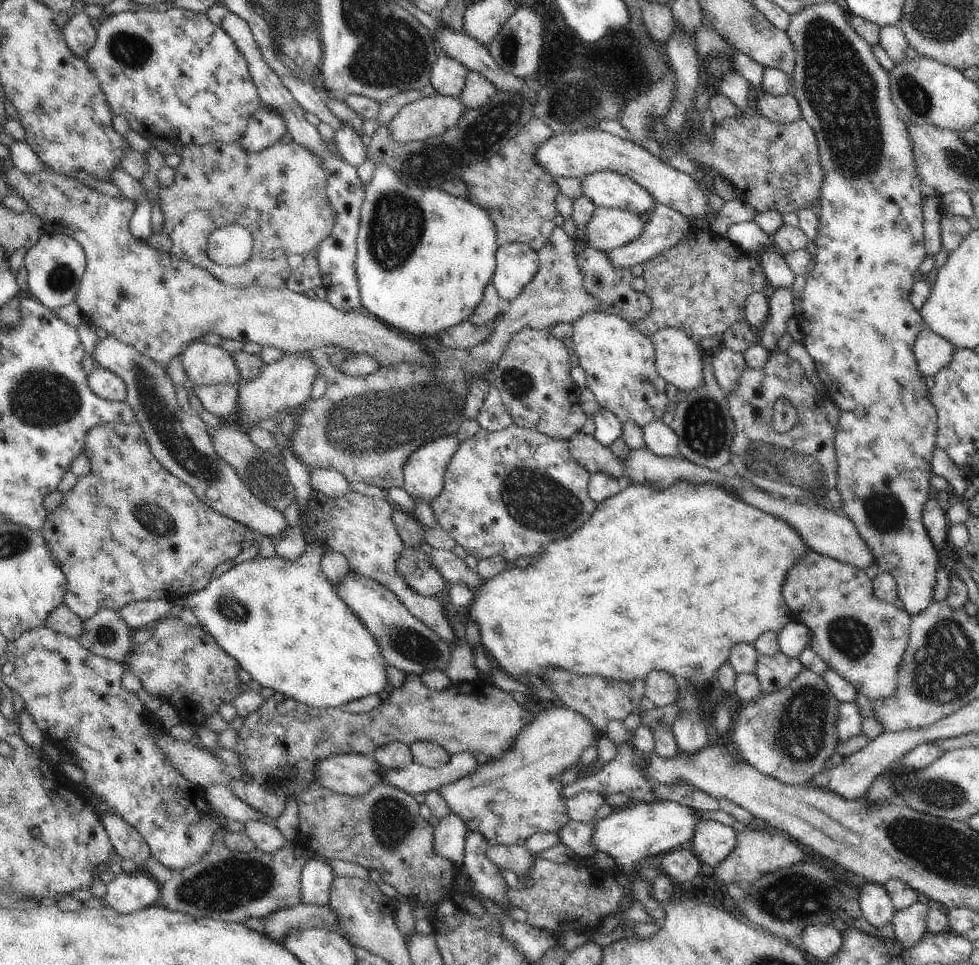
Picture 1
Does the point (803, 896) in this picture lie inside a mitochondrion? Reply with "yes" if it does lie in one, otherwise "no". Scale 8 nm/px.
yes

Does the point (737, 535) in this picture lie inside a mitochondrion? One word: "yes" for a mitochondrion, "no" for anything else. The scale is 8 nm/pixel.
no

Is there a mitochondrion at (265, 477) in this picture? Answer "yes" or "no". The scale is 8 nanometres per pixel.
yes

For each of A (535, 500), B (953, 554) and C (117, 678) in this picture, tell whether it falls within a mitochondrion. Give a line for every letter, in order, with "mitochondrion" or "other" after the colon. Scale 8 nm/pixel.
A: mitochondrion
B: other
C: other

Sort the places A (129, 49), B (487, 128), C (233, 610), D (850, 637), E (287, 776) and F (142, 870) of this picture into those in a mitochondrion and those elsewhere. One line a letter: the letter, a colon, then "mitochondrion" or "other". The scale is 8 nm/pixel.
A: mitochondrion
B: mitochondrion
C: mitochondrion
D: mitochondrion
E: mitochondrion
F: other

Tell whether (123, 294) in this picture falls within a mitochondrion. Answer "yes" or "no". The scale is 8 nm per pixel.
yes

